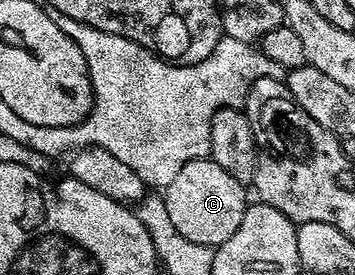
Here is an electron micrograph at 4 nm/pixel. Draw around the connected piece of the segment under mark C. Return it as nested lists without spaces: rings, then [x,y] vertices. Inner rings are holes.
[[[211,157],[189,161],[179,169],[178,176],[163,189],[162,199],[175,229],[187,241],[216,248],[239,229],[249,204],[246,186],[236,181]]]

